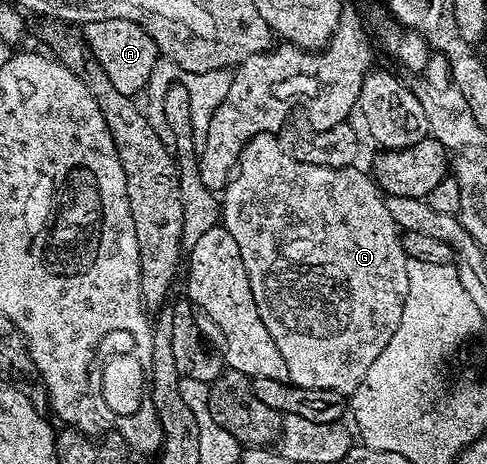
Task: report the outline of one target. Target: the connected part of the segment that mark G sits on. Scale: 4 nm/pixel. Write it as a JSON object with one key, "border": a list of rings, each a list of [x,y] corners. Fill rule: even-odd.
{"border":[[[261,134],[246,145],[240,155],[238,171],[228,181],[228,187],[222,192],[222,226],[238,242],[238,250],[242,253],[242,262],[246,266],[246,274],[250,278],[250,290],[254,290],[254,302],[258,302],[258,314],[262,314],[262,322],[266,322],[266,330],[270,330],[270,338],[274,338],[274,346],[282,358],[286,358],[288,380],[299,388],[310,390],[334,390],[350,394],[358,390],[362,378],[366,378],[366,370],[370,370],[374,358],[386,350],[386,342],[394,338],[394,330],[398,330],[398,322],[402,322],[402,306],[406,306],[405,256],[400,242],[401,229],[390,218],[390,210],[386,210],[386,199],[377,183],[367,171],[359,172],[359,167],[327,168],[314,166],[294,157],[286,151],[269,134]]]}

